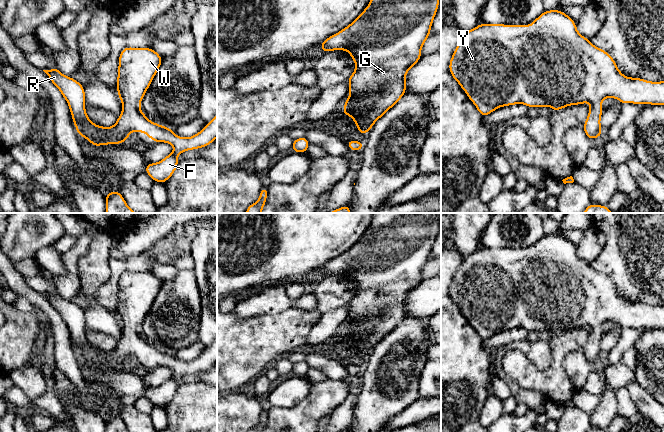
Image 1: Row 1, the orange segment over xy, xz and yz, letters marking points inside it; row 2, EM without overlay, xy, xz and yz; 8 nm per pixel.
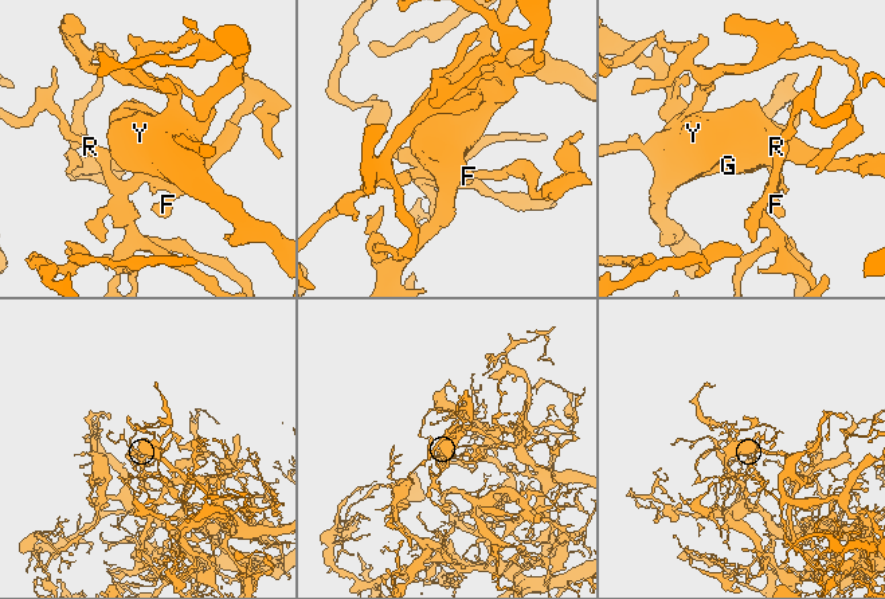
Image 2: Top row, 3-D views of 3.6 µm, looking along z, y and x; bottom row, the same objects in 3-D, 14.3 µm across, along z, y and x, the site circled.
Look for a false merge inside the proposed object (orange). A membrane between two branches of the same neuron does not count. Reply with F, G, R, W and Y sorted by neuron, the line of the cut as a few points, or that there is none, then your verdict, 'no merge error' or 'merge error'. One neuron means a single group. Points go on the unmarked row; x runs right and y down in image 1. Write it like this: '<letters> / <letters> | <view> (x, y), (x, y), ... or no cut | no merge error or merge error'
F G R W Y | no cut | no merge error

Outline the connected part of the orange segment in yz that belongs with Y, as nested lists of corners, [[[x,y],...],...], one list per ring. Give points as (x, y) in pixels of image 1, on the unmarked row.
[[[560,234],[544,235],[532,249],[482,247],[464,256],[451,281],[449,295],[482,341],[499,331],[514,328],[525,328],[529,332],[550,330],[553,335],[558,335],[569,329],[590,326],[592,330],[583,349],[583,354],[590,364],[602,359],[601,326],[607,321],[616,322],[622,328],[664,329],[664,305],[651,306],[641,302],[625,301],[610,278],[595,271],[589,263],[580,259],[576,246]]]

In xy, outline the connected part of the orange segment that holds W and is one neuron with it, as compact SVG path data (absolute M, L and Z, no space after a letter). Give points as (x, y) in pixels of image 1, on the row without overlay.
M125 271L119 279L118 301L117 301L117 317L123 327L121 339L118 341L113 351L101 351L90 345L85 335L85 315L78 305L72 301L63 299L57 291L50 294L43 294L50 302L51 306L60 314L66 323L75 352L80 361L84 361L90 365L92 370L101 370L105 368L125 367L132 355L147 357L149 363L153 363L154 367L166 366L174 370L174 375L162 383L158 387L151 387L145 390L145 396L158 407L166 406L175 396L178 389L178 379L186 374L203 372L214 366L217 362L217 338L213 343L202 352L202 354L192 361L178 361L172 353L156 348L150 345L139 332L142 322L149 312L154 300L156 299L163 283L152 272L132 272Z

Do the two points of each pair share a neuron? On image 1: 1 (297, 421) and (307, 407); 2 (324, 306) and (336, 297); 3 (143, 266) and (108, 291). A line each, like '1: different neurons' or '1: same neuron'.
1: same neuron
2: same neuron
3: same neuron

